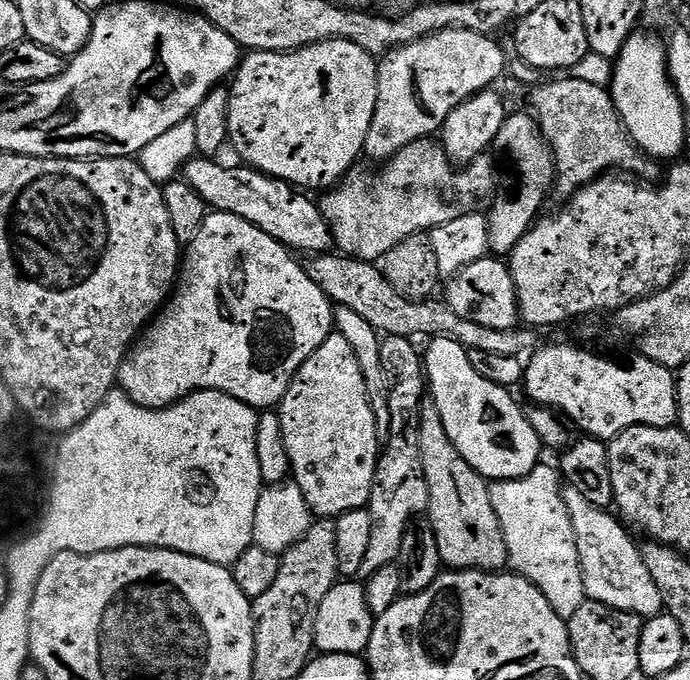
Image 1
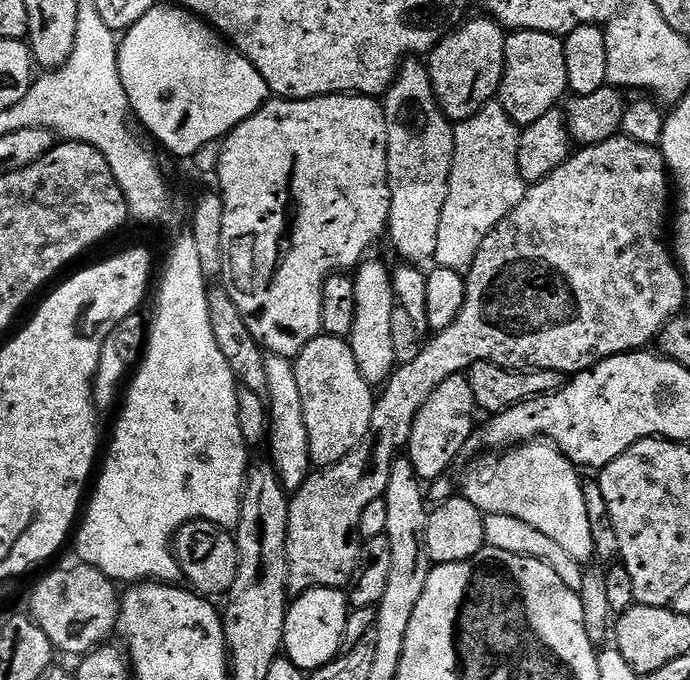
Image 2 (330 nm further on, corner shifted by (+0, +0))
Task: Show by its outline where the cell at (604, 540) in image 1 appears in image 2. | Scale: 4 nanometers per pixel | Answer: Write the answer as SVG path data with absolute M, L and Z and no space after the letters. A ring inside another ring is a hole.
M529 442L515 448L509 448L497 460L484 464L476 473L468 472L464 476L462 496L469 500L478 511L493 516L494 514L510 514L510 518L518 518L518 522L526 522L526 526L534 526L538 534L546 534L570 558L574 558L582 566L587 565L595 557L595 548L590 523L586 514L586 500L583 498L581 473L575 464L563 456L560 449L551 442Z

